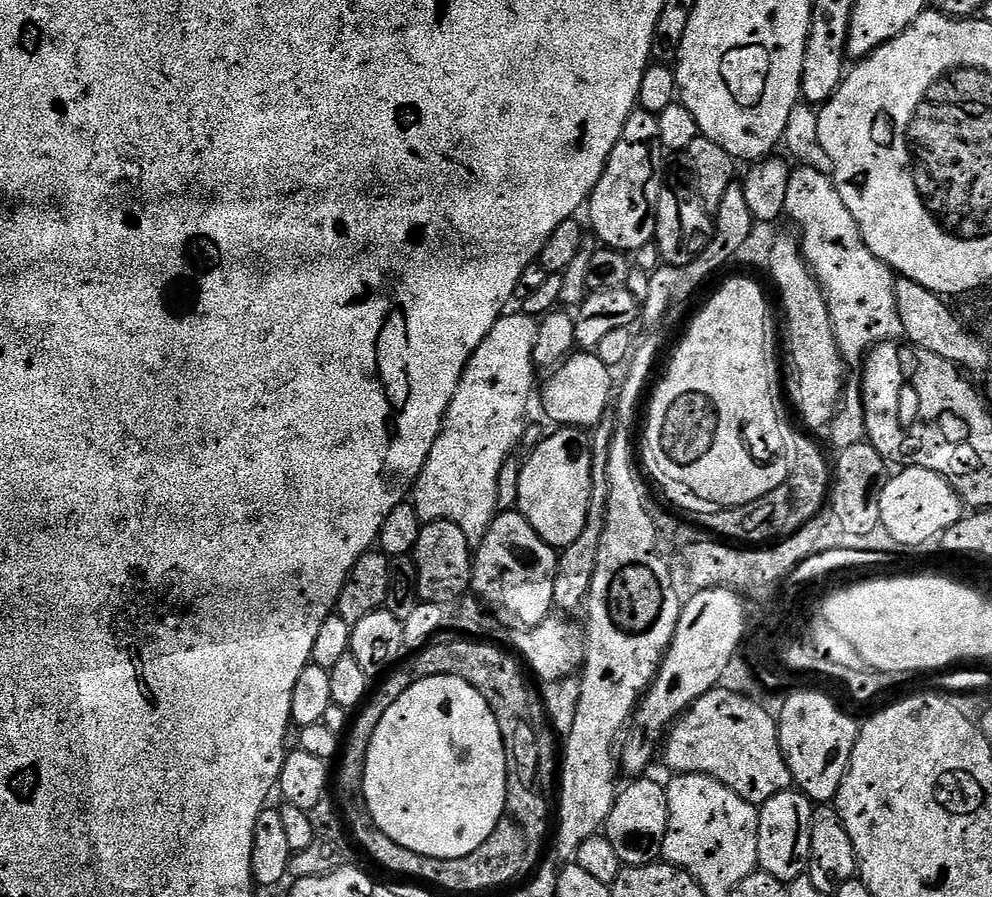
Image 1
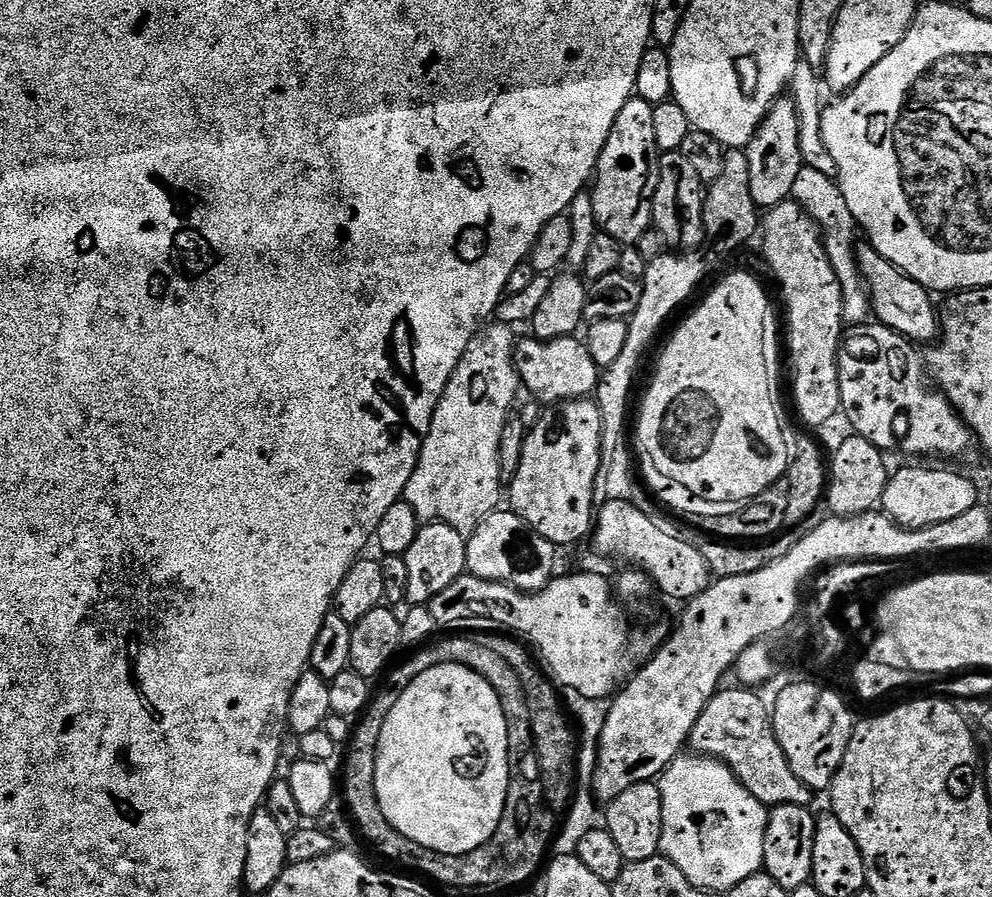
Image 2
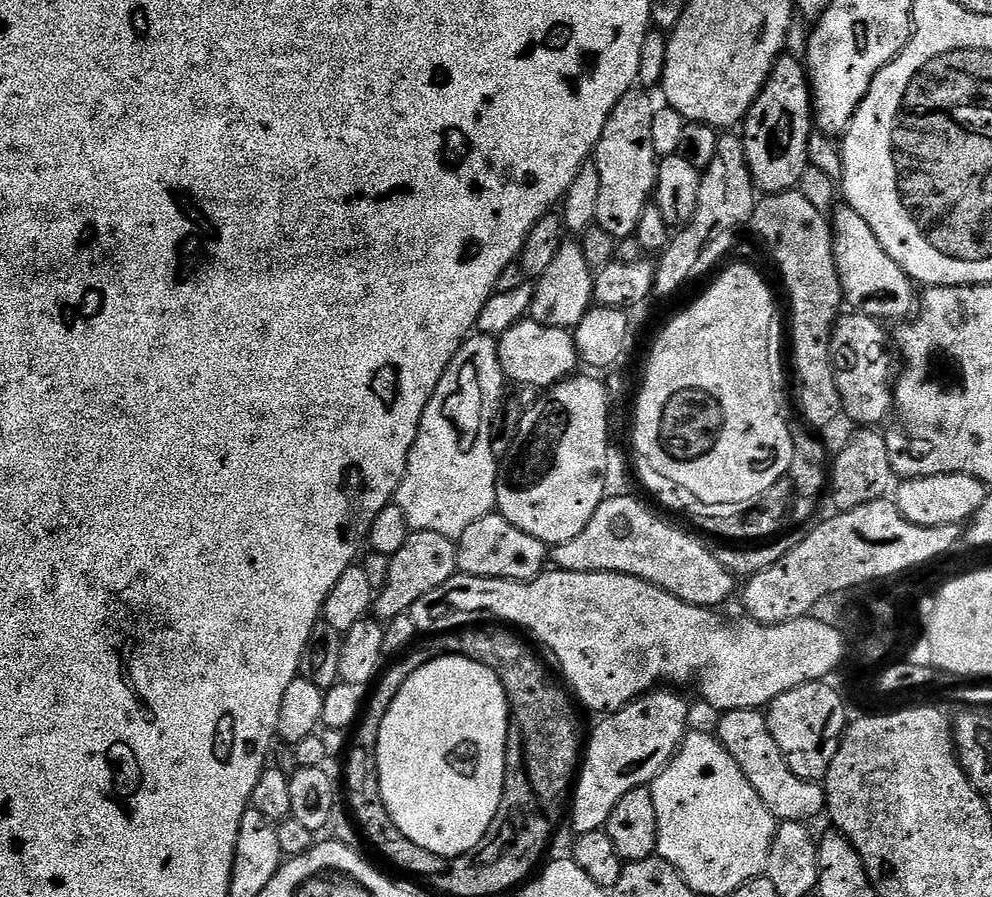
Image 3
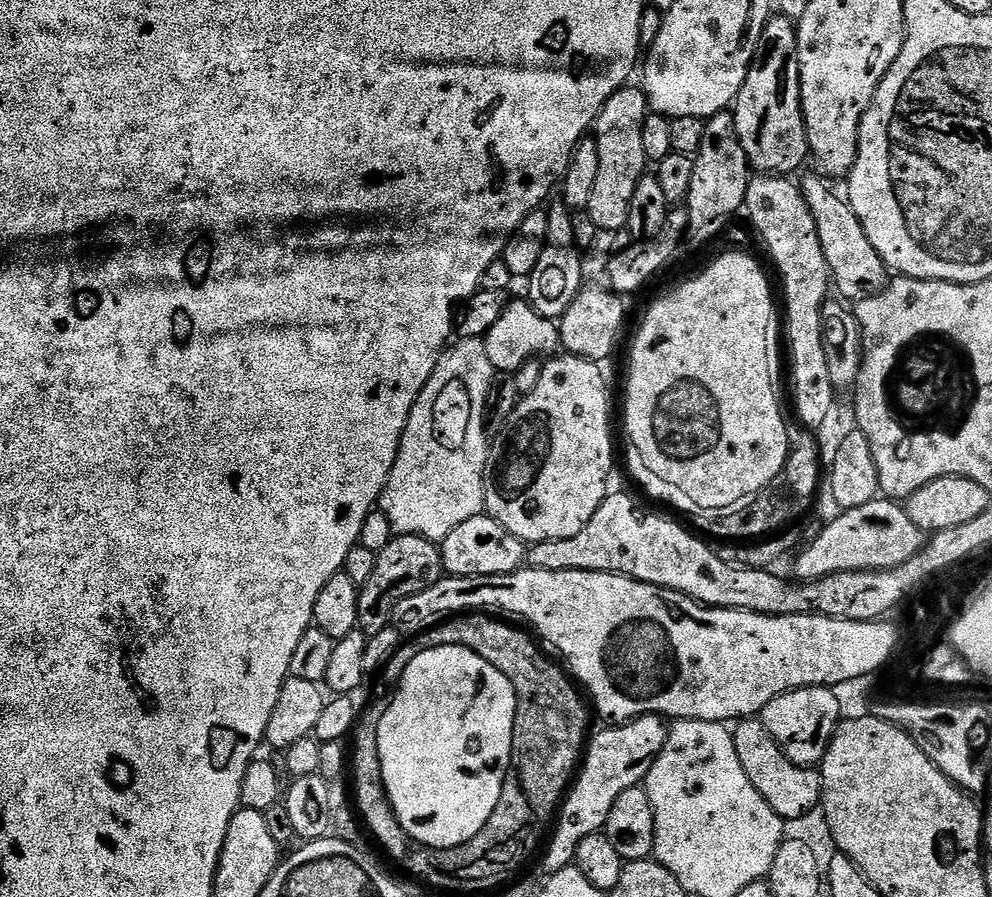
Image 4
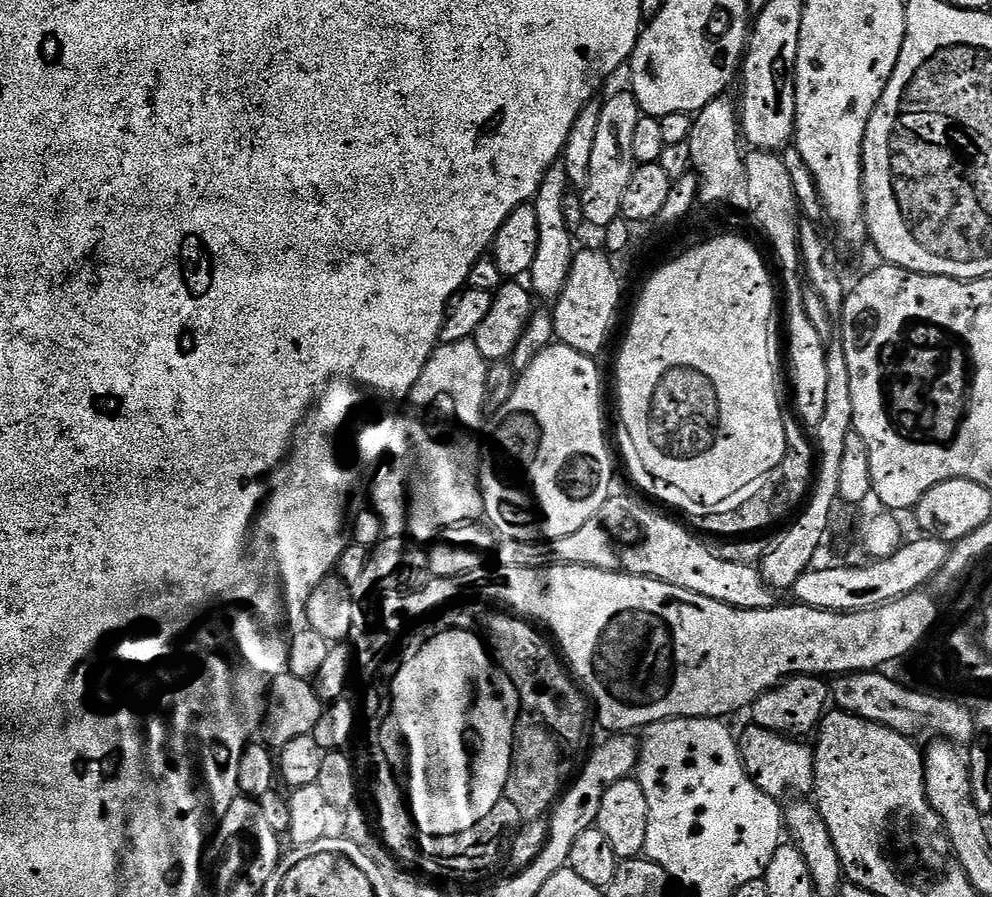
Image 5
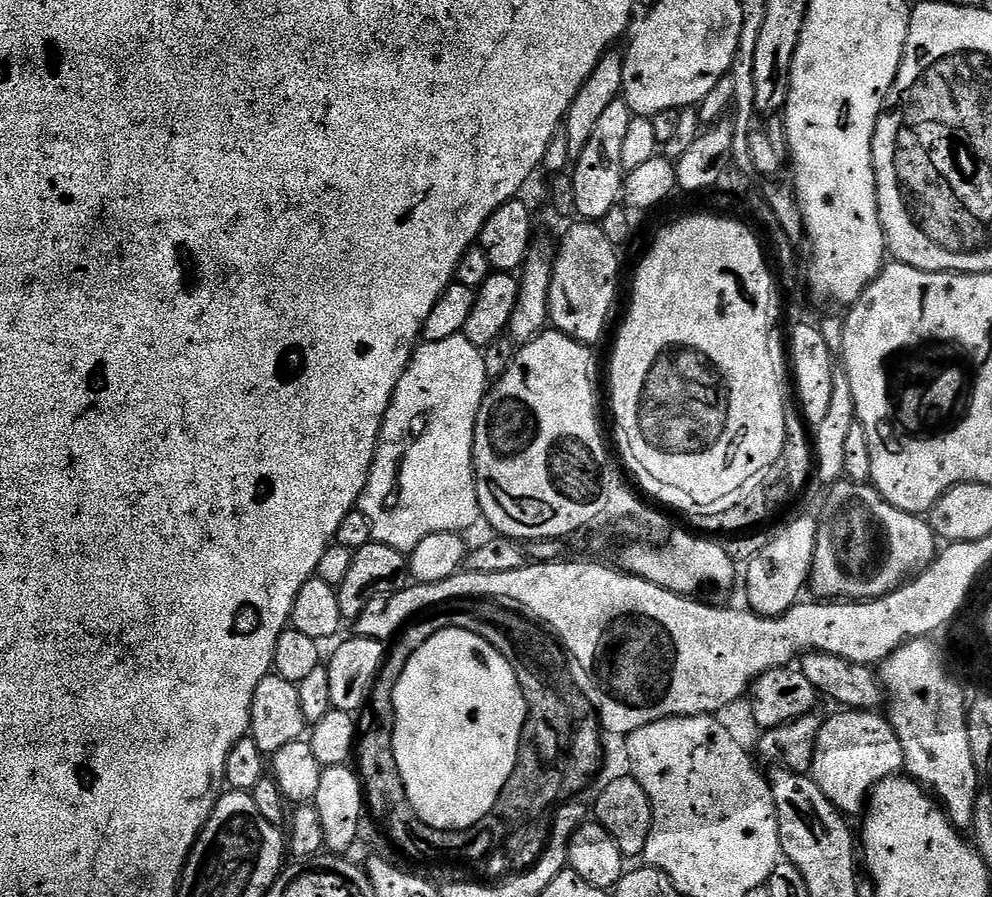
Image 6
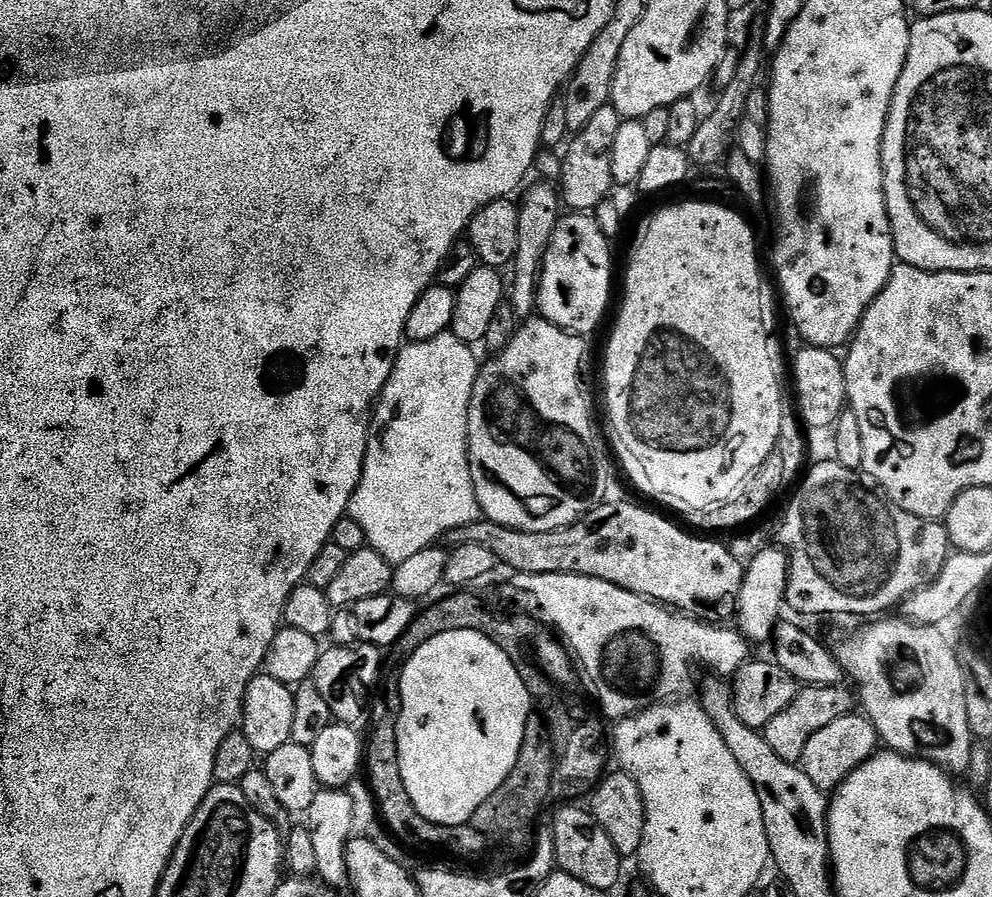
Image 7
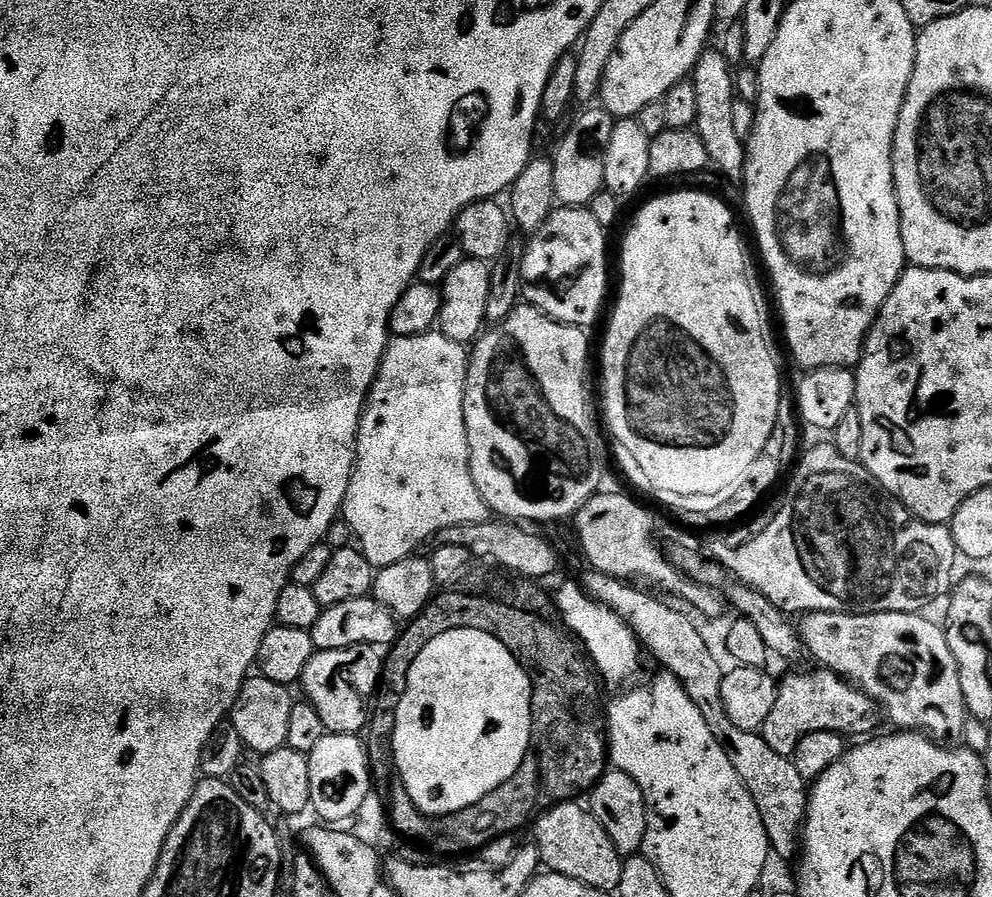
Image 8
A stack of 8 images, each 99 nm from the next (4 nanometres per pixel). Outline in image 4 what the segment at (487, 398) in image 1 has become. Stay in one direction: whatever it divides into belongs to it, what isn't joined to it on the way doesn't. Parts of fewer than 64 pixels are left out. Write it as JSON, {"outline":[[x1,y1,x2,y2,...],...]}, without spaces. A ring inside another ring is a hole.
{"outline":[[457,339,441,355,438,366,434,366,430,382,426,382,422,394,418,394,410,410,394,470,380,496,379,511,390,518,393,533,442,542,450,530,462,526,462,522,470,522,470,518,485,515,484,475,488,472,490,437,484,431,484,407,493,375,494,370,490,366,490,358,486,358,483,339]]}

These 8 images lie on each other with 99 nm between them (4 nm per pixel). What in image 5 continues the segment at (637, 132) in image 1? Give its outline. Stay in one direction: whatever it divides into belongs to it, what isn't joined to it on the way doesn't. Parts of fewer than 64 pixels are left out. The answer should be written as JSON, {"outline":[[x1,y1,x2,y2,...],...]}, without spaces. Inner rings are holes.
{"outline":[[631,90,616,92,608,101,600,104,598,135,594,138,594,150,590,153,590,182,579,193,578,206,585,221,596,230,610,226,621,219,622,198,626,186,638,166,634,158,634,129,638,127,642,113]]}

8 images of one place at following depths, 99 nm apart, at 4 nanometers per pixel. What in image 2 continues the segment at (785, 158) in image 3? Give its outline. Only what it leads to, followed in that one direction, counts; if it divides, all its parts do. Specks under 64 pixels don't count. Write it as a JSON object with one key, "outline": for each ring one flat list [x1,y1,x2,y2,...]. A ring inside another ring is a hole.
{"outline":[[781,98,773,104,746,151,750,162,750,194,757,209,767,210,789,199,798,174,805,168,799,149,798,110,791,98]]}

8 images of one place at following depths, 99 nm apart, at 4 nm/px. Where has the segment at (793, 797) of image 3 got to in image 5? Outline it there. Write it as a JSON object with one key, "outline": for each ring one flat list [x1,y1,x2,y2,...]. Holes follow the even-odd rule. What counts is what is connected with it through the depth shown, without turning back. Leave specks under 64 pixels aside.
{"outline":[[748,726,744,733,739,733,740,757,749,778,766,794,776,801,787,798,804,798,816,786,816,753,796,738,789,738,782,732,771,732,765,728]]}

